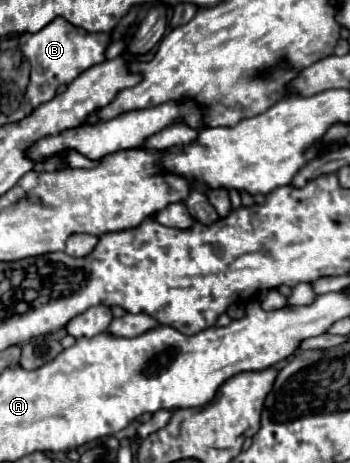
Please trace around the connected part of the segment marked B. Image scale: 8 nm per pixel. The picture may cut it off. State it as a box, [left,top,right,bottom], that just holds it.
[20,18,110,108]

